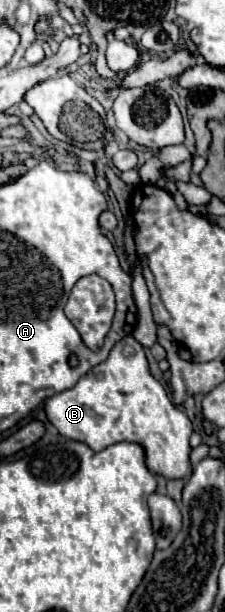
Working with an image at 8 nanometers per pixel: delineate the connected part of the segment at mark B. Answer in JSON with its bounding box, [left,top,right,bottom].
[45,334,193,478]

